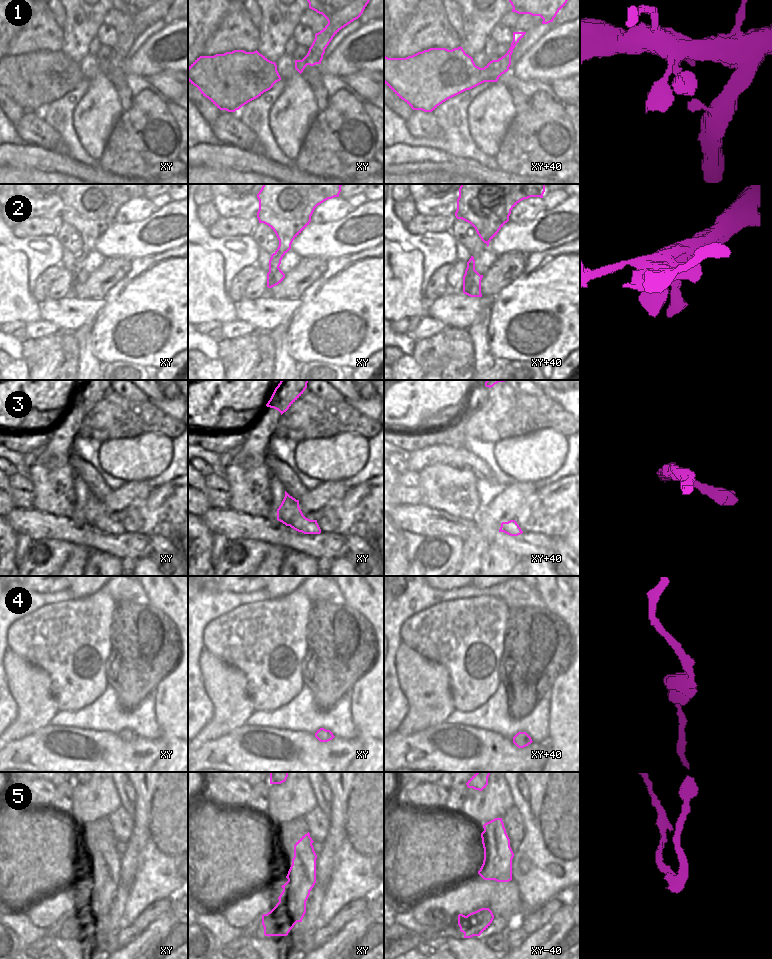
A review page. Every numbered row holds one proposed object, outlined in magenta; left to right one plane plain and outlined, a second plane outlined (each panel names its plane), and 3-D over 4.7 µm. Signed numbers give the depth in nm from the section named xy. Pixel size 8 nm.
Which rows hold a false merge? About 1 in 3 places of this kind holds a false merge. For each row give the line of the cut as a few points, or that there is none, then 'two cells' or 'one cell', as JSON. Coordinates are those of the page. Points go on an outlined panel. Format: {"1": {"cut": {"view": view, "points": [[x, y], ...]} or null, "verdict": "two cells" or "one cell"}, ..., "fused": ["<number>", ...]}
{"1": {"cut": null, "verdict": "one cell"}, "2": {"cut": null, "verdict": "one cell"}, "3": {"cut": null, "verdict": "one cell"}, "4": {"cut": null, "verdict": "one cell"}, "5": {"cut": {"view": "xy", "points": [[272, 909], [278, 911], [274, 924], [291, 928]]}, "verdict": "two cells"}, "fused": ["5"]}

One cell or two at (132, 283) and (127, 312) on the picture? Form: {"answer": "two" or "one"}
{"answer": "one"}

